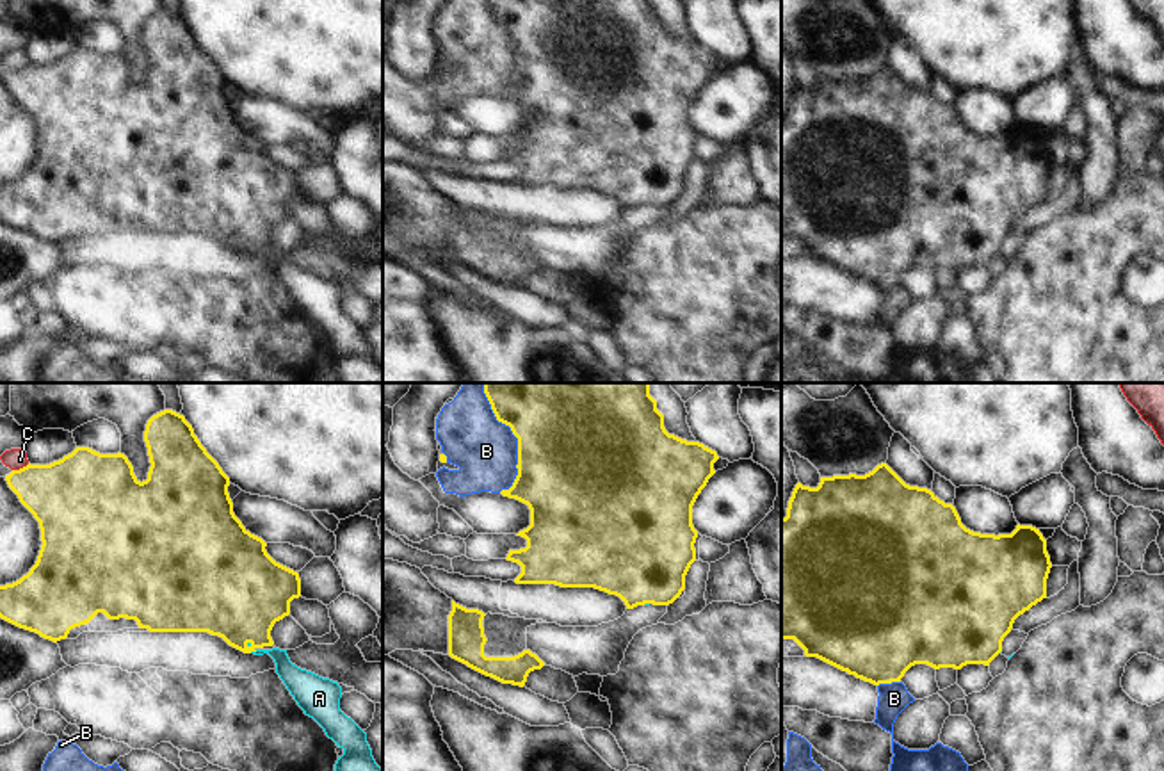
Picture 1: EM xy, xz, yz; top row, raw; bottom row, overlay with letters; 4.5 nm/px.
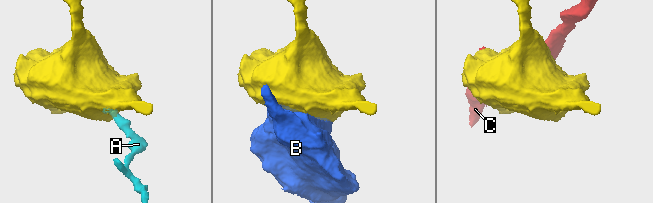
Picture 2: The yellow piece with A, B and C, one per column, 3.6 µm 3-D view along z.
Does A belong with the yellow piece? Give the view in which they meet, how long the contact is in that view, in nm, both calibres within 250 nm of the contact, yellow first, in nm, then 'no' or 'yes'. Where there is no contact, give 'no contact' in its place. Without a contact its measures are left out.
xy | 40 nm | 400/120 nm | no

